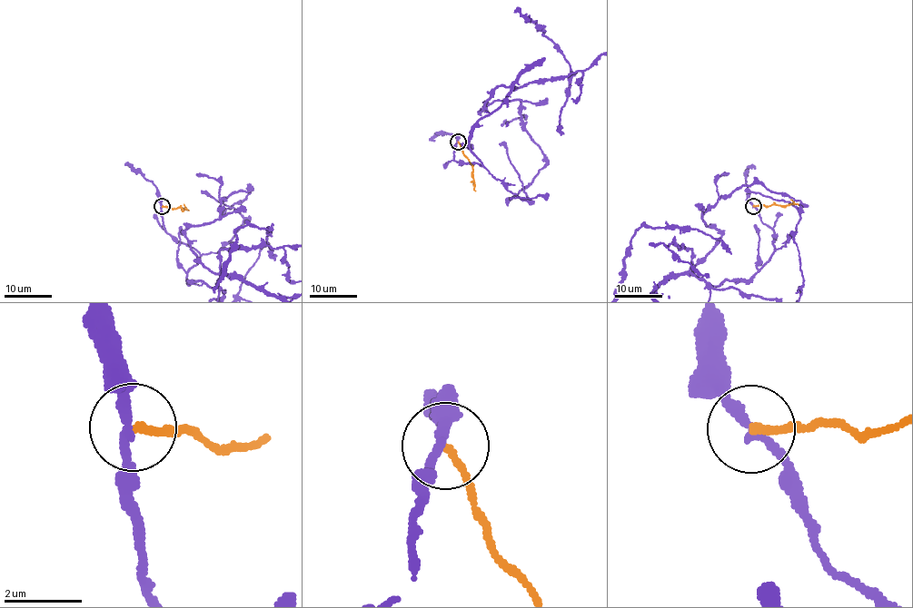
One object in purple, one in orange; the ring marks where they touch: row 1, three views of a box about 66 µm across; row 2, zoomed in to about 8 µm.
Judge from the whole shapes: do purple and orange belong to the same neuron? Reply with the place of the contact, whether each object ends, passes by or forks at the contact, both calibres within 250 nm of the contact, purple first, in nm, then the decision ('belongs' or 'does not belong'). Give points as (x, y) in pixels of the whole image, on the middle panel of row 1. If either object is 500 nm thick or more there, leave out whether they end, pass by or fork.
place (458, 142); purple passes by; orange ends; calibres 240 and 170 nm; does not belong

